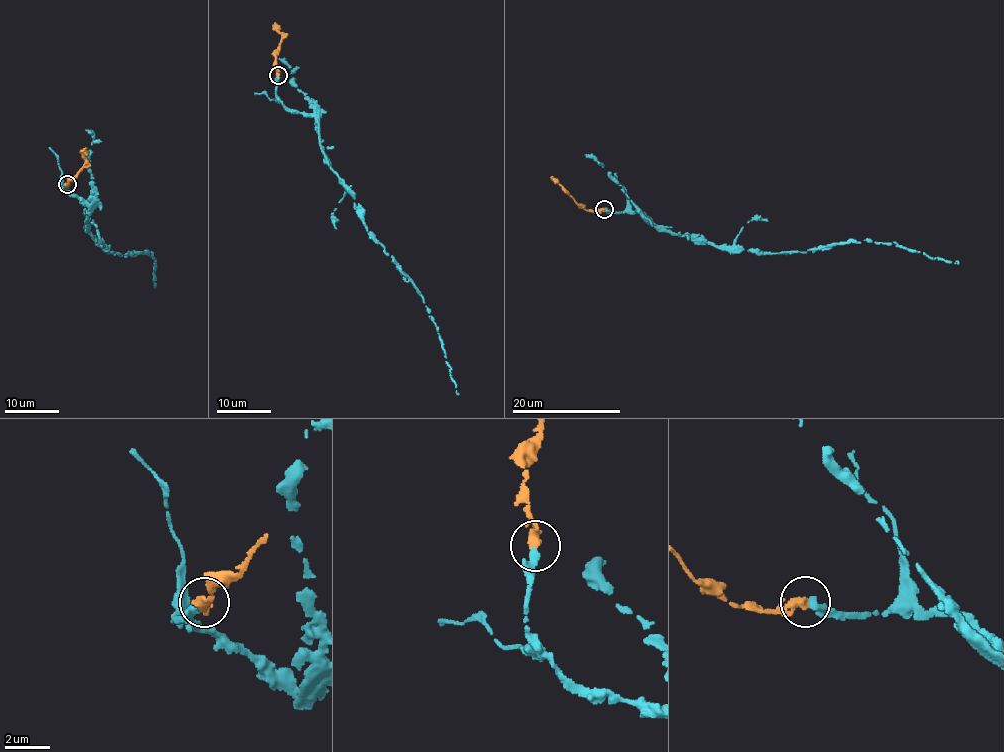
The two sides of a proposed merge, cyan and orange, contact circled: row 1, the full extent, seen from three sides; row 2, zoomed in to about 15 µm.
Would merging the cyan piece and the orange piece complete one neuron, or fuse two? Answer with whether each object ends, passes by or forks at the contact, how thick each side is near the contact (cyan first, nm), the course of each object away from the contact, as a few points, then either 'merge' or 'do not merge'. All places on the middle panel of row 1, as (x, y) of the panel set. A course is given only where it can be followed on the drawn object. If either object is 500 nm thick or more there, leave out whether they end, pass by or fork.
cyan ends there; orange ends there; 320 nm thick on the cyan side, 360 nm on the other; cyan runs (278, 75), (276, 97), (291, 109), (316, 119), (325, 162), (354, 199), (358, 216), (421, 294), (456, 392); orange runs (278, 75), (276, 58), (282, 36), (275, 22); merge

